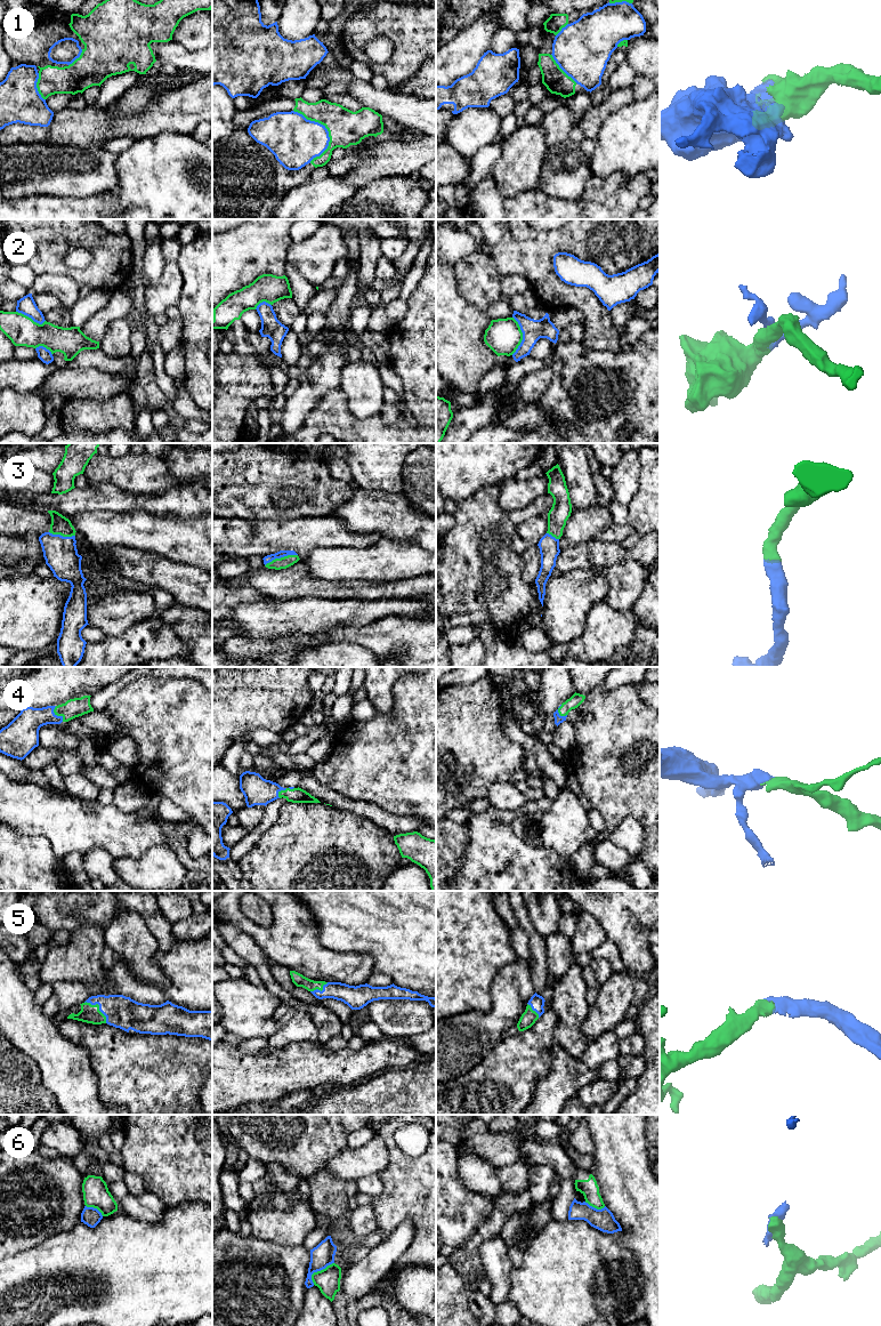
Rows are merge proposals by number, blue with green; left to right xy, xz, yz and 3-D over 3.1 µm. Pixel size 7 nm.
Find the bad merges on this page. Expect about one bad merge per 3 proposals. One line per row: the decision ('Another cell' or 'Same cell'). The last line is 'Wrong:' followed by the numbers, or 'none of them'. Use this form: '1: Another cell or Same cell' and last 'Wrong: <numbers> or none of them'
1: Another cell
2: Another cell
3: Same cell
4: Same cell
5: Same cell
6: Another cell
Wrong: 1, 2, 6

